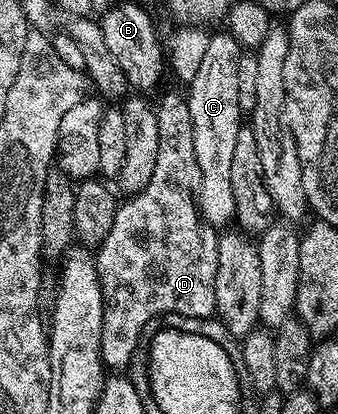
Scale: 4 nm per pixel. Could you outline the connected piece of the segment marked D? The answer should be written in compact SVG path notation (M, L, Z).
M165 93L161 102L156 102L157 118L159 119L159 155L155 159L155 172L138 193L126 196L120 202L115 211L115 223L111 223L111 231L103 239L103 243L96 250L95 260L97 263L97 278L101 280L101 294L103 295L103 331L101 332L101 360L110 370L121 371L125 365L128 366L133 359L136 343L140 331L149 320L156 317L164 318L165 313L178 313L181 317L213 317L217 312L215 303L215 271L217 270L217 243L211 236L205 237L207 226L201 209L197 205L197 197L201 193L201 176L199 175L199 159L195 159L195 131L191 123L191 111L188 100L177 93Z

